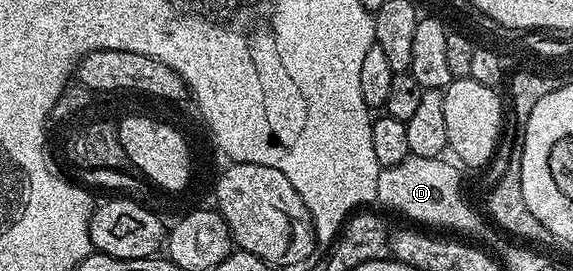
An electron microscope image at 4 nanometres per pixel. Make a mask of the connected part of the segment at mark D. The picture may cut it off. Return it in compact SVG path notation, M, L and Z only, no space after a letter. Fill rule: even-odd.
M411 156L400 164L379 169L378 183L376 184L377 201L379 203L383 202L386 206L391 206L396 213L403 214L404 217L411 218L414 224L421 224L426 228L443 226L446 229L443 231L446 232L454 232L450 230L476 229L478 226L478 214L470 207L469 200L462 195L462 178L458 175L459 167L453 161L450 161L451 163L446 161L445 157L416 158Z

